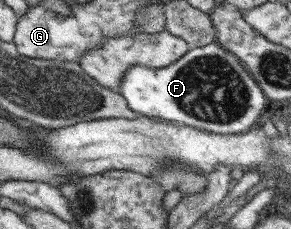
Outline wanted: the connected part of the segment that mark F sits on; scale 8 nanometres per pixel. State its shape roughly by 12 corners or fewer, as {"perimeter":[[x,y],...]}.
{"perimeter":[[215,41],[159,69],[130,64],[134,112],[246,132],[267,100]]}

